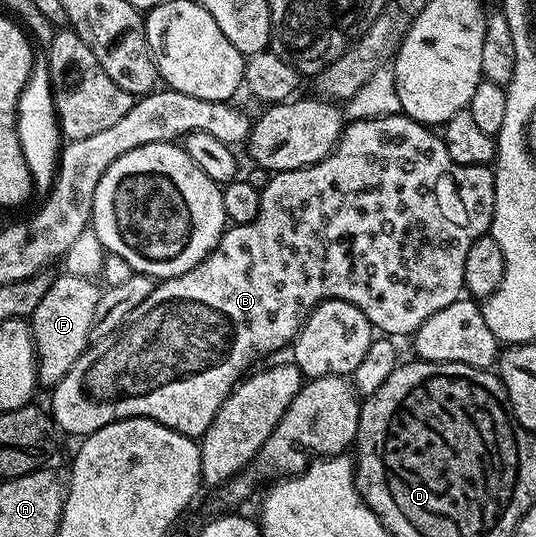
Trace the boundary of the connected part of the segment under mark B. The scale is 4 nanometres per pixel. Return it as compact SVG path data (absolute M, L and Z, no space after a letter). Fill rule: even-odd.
M403 112L395 113L389 117L371 117L368 121L349 120L344 126L344 132L340 134L340 140L336 142L336 148L328 156L321 159L318 163L307 165L301 169L294 171L286 171L285 173L274 173L267 178L269 181L262 185L260 189L260 206L258 207L258 215L250 223L242 223L241 225L229 224L225 228L224 233L220 236L220 242L214 247L214 251L210 251L210 255L206 255L206 259L202 259L202 263L195 265L190 271L186 271L177 277L165 277L157 284L154 291L150 291L150 295L146 295L146 299L142 299L142 303L138 303L138 307L134 307L134 311L130 311L130 315L120 324L111 339L103 342L104 349L96 349L89 347L74 363L74 367L70 367L70 371L66 371L66 375L57 385L51 386L52 393L52 409L50 408L50 416L54 422L55 428L60 429L64 433L73 433L76 439L83 439L88 434L98 431L102 427L106 427L115 421L122 419L130 419L131 417L145 417L151 421L162 423L166 427L170 427L174 431L178 431L182 435L193 439L203 438L204 432L210 427L210 423L214 423L214 415L218 415L218 407L222 407L224 400L232 394L238 382L253 368L252 360L260 357L263 353L276 353L279 349L287 350L292 342L296 340L298 331L306 323L306 319L314 312L316 306L321 301L345 301L351 305L357 305L366 315L366 319L381 334L391 335L393 338L407 338L409 335L415 334L418 327L422 327L422 323L426 323L426 319L430 319L430 315L438 315L438 311L442 311L442 307L450 307L450 303L461 300L462 294L465 292L464 272L466 271L466 254L470 251L470 247L474 247L474 243L479 237L485 236L492 228L492 216L494 215L494 172L488 165L459 165L454 163L454 159L450 159L450 151L446 151L443 136L439 132L433 131L429 126L404 116Z

